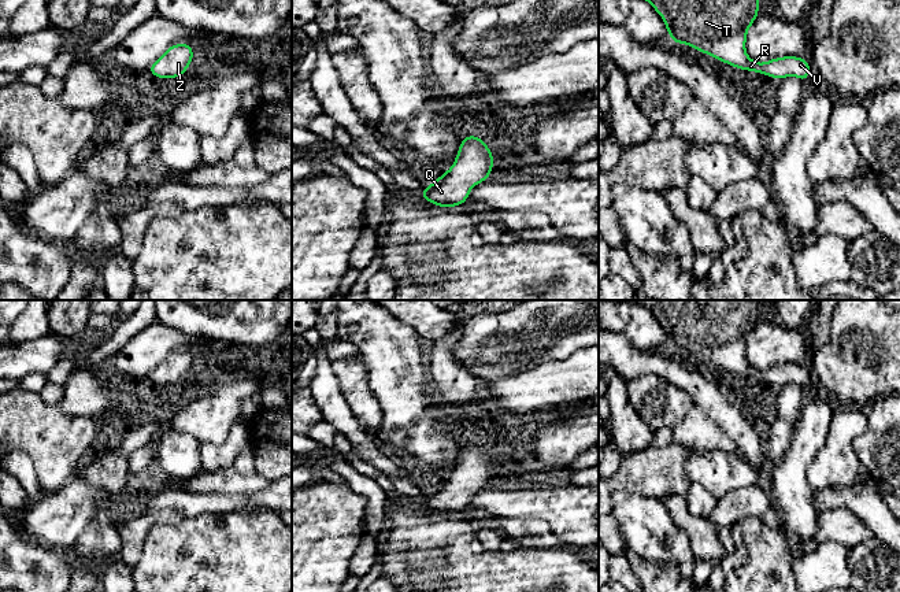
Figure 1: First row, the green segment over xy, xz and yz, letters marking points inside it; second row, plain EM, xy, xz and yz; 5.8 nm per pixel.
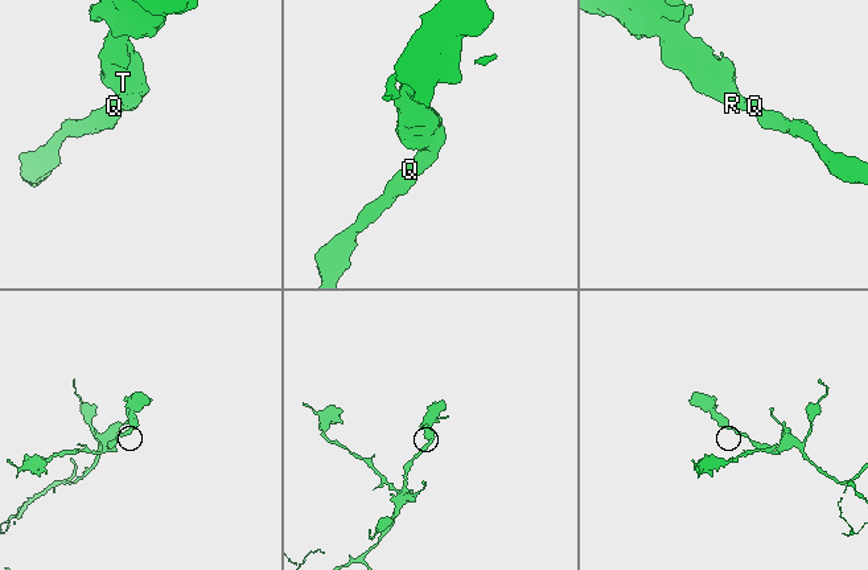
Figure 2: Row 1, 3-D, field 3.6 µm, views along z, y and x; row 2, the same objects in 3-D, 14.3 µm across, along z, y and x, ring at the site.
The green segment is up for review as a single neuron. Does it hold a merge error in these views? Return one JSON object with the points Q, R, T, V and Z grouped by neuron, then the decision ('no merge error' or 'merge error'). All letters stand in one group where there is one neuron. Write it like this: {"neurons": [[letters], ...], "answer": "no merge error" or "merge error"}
{"neurons": [["Q", "R", "T", "V", "Z"]], "answer": "no merge error"}

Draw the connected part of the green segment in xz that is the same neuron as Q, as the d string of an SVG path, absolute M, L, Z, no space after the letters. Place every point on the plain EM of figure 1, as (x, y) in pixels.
M478 443L462 445L455 470L421 503L437 514L455 514L468 507L470 496L488 486L493 477L492 458Z

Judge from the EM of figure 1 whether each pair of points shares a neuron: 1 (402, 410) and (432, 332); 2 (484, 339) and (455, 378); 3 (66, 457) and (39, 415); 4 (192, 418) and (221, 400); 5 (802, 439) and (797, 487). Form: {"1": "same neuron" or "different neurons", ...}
{"1": "different neurons", "2": "different neurons", "3": "same neuron", "4": "same neuron", "5": "same neuron"}

